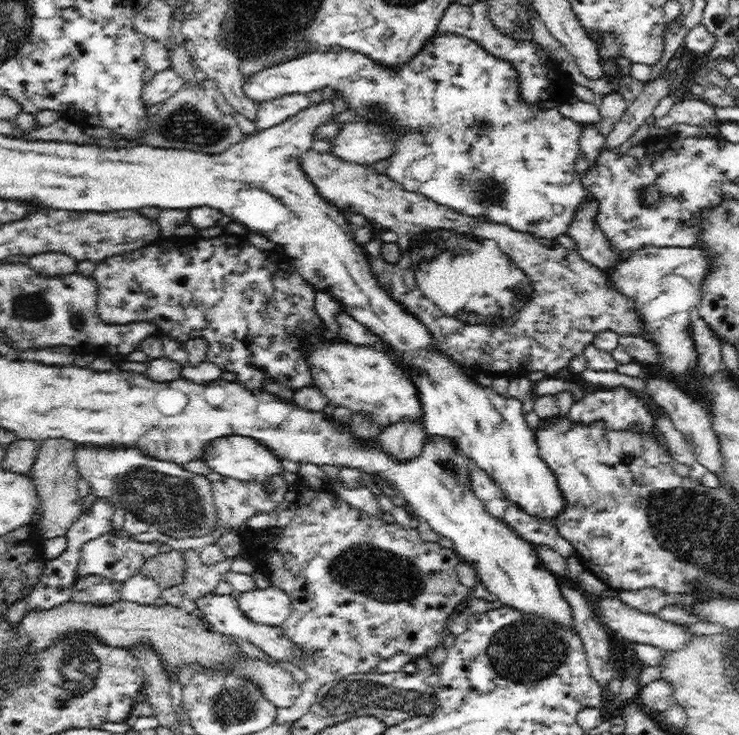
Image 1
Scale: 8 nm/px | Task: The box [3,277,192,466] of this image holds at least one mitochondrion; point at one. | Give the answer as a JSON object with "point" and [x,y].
{"point":[32,307]}

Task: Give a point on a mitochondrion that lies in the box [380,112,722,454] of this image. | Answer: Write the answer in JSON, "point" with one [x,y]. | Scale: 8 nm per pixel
{"point":[447,255]}

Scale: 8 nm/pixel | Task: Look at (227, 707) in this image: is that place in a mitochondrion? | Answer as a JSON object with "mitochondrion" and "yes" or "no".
{"mitochondrion":"yes"}

